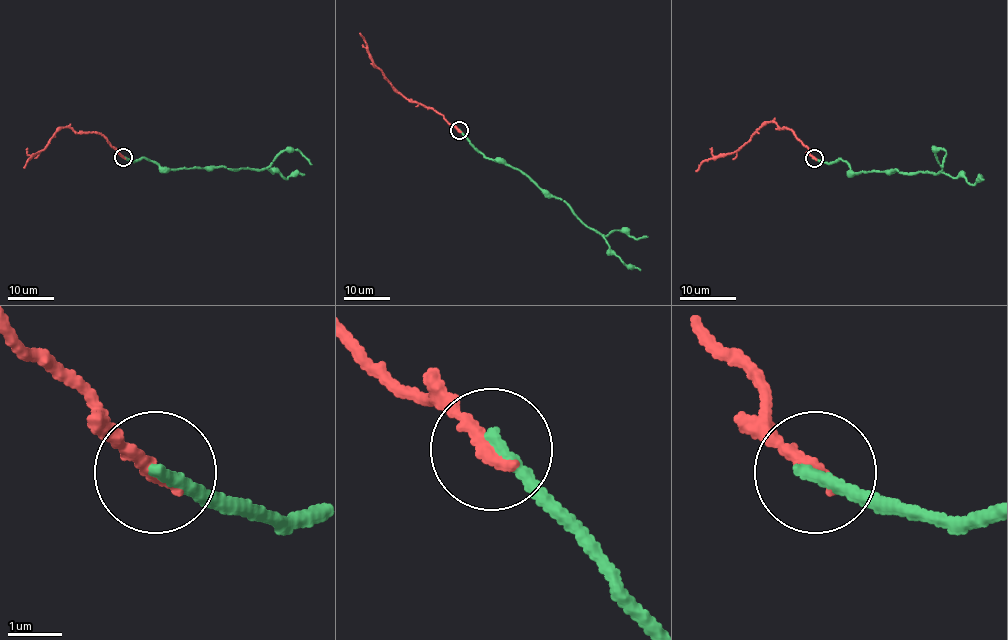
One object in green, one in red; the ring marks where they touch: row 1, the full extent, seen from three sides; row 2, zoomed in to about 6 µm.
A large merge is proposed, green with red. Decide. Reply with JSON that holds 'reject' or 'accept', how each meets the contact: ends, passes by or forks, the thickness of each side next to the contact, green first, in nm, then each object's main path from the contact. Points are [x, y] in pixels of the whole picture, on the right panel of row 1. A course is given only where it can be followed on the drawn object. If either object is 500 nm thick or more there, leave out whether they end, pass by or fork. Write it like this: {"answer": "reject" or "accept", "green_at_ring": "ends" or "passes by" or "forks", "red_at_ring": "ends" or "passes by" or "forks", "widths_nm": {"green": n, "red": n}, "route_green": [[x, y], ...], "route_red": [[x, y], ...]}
{"answer": "reject", "green_at_ring": "ends", "red_at_ring": "ends", "widths_nm": {"green": 240, "red": 320}, "route_green": [[814, 158], [842, 160], [853, 172], [933, 174], [941, 169], [936, 150], [945, 151], [943, 167]], "route_red": [[814, 158], [787, 127], [766, 122], [738, 150], [704, 161], [696, 171]]}

